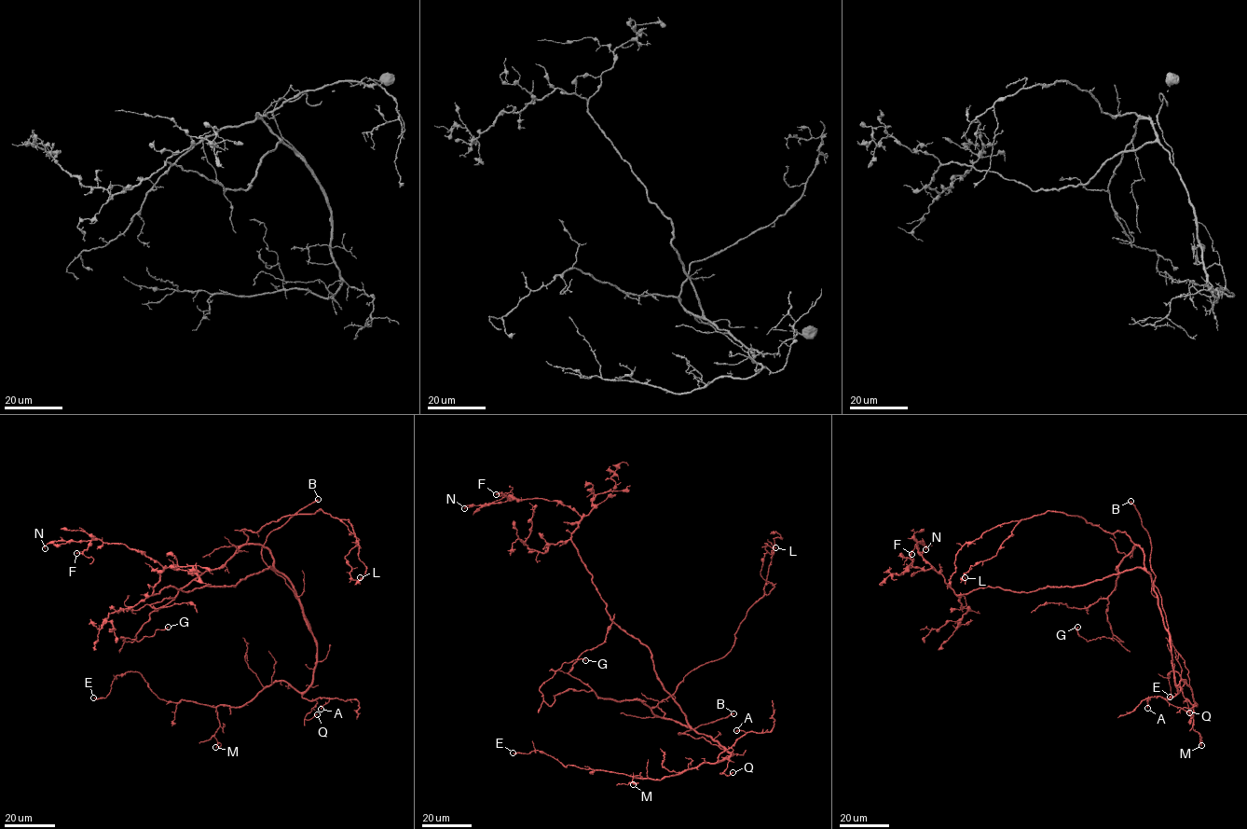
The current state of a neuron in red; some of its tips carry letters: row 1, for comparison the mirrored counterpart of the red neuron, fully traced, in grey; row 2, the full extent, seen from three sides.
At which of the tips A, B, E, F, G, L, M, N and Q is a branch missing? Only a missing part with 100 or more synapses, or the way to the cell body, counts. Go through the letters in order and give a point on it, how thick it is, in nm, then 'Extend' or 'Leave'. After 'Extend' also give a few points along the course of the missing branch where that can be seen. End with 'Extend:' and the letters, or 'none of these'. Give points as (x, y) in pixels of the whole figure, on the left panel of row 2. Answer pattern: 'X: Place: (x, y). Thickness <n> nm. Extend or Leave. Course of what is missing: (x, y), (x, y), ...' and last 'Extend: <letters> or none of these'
A: Place: (321, 709). Thickness 150 nm. Leave
B: Place: (318, 499). Thickness 320 nm. Extend
E: Place: (93, 697). Thickness 150 nm. Leave
F: Place: (76, 553). Thickness 160 nm. Leave
G: Place: (168, 627). Thickness 200 nm. Leave
L: Place: (360, 577). Thickness 90 nm. Leave
M: Place: (215, 747). Thickness 110 nm. Leave
N: Place: (45, 548). Thickness 140 nm. Leave
Q: Place: (317, 714). Thickness 180 nm. Leave
Extend: B

